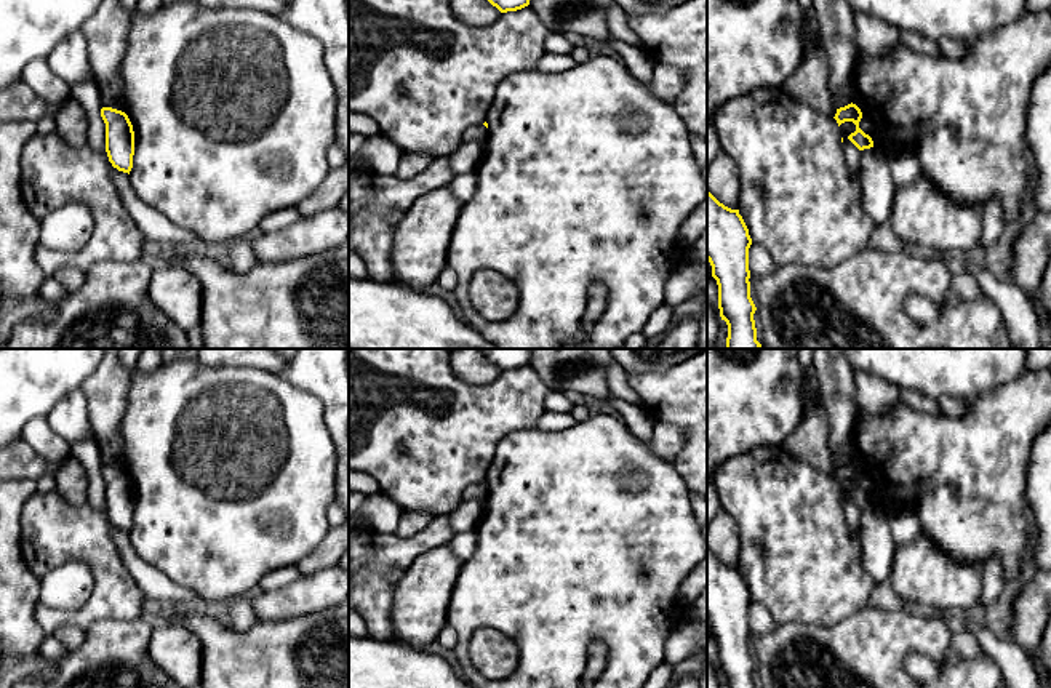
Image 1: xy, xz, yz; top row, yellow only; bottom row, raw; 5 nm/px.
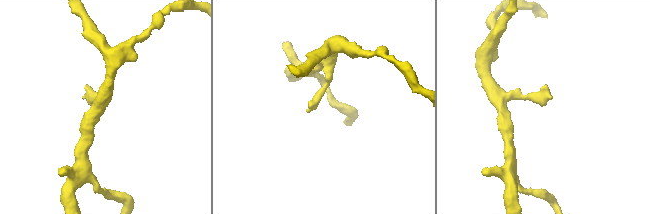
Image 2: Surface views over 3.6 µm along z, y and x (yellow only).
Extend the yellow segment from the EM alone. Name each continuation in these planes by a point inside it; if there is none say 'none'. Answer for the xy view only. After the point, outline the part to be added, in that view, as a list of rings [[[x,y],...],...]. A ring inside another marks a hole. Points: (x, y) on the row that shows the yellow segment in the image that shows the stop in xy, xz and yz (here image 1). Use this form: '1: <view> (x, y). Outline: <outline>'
none

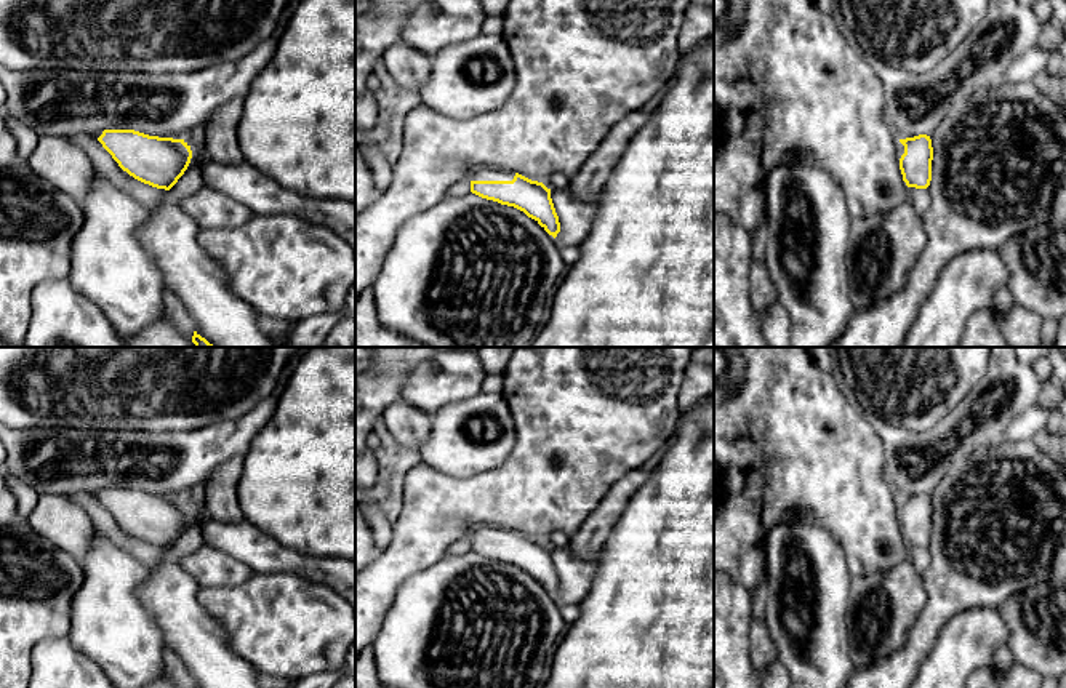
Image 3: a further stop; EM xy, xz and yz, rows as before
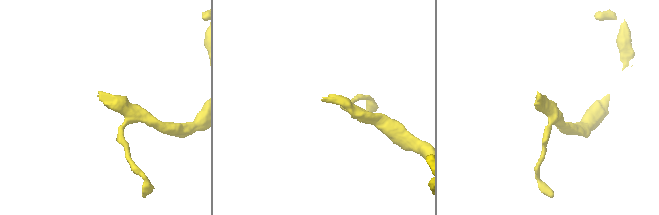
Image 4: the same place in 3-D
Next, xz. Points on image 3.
1: xz (472, 172). Outline: [[[469,165],[461,179],[471,179],[471,181],[512,181],[515,176],[514,171],[501,171],[487,168],[482,165]]]

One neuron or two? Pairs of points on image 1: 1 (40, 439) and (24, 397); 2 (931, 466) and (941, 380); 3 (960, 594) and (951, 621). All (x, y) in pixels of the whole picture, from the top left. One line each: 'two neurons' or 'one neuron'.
1: two neurons
2: two neurons
3: two neurons

